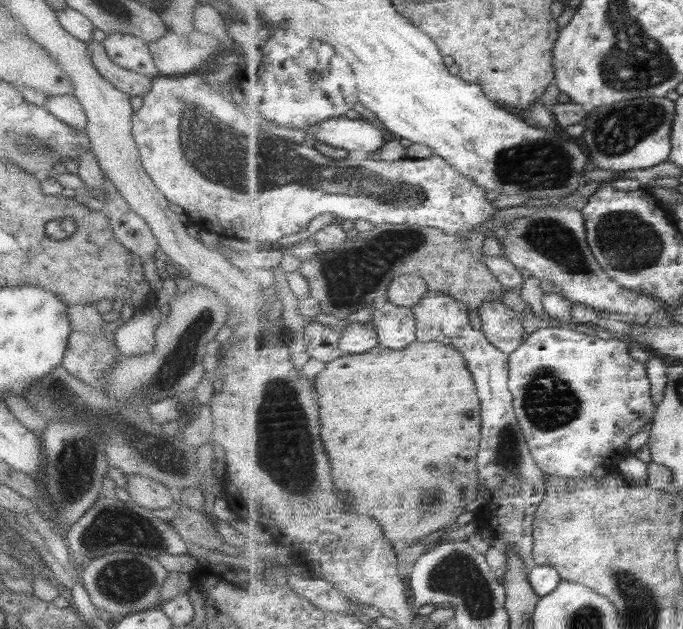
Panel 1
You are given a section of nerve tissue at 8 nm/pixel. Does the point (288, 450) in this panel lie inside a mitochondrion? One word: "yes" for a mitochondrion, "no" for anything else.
yes

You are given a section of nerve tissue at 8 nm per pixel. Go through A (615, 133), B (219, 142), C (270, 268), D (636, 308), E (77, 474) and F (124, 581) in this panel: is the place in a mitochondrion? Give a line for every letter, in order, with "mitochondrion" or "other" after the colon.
A: mitochondrion
B: mitochondrion
C: other
D: other
E: mitochondrion
F: mitochondrion

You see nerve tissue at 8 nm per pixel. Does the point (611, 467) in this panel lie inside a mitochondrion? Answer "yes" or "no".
no

